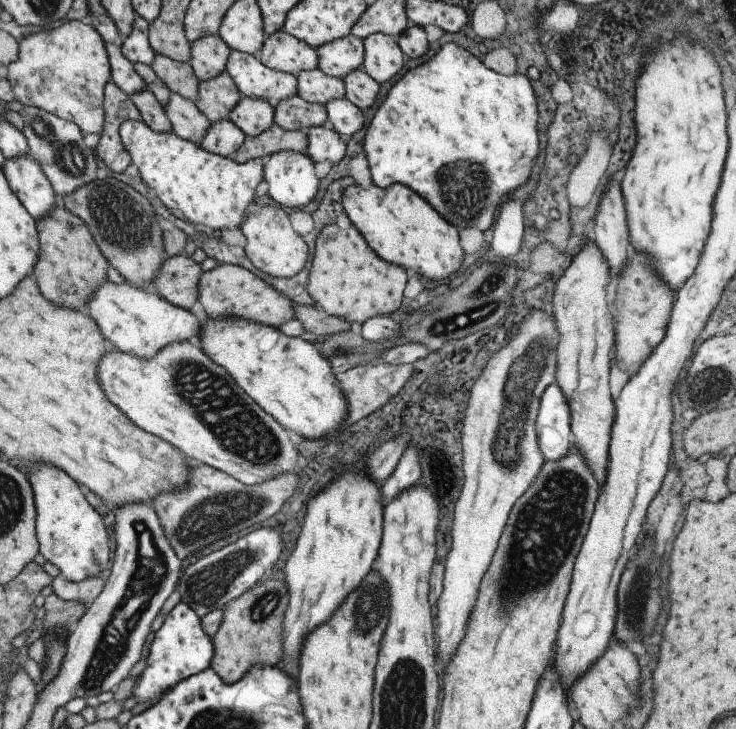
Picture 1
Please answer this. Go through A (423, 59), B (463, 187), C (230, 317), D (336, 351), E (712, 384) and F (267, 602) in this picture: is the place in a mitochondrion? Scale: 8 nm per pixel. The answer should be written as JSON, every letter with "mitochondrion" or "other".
{"A":"other","B":"mitochondrion","C":"other","D":"mitochondrion","E":"mitochondrion","F":"mitochondrion"}

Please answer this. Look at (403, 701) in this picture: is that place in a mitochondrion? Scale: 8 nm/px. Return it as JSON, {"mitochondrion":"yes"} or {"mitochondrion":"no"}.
{"mitochondrion":"yes"}

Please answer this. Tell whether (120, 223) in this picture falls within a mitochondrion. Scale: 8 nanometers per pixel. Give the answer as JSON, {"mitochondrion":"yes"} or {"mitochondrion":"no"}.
{"mitochondrion":"yes"}

